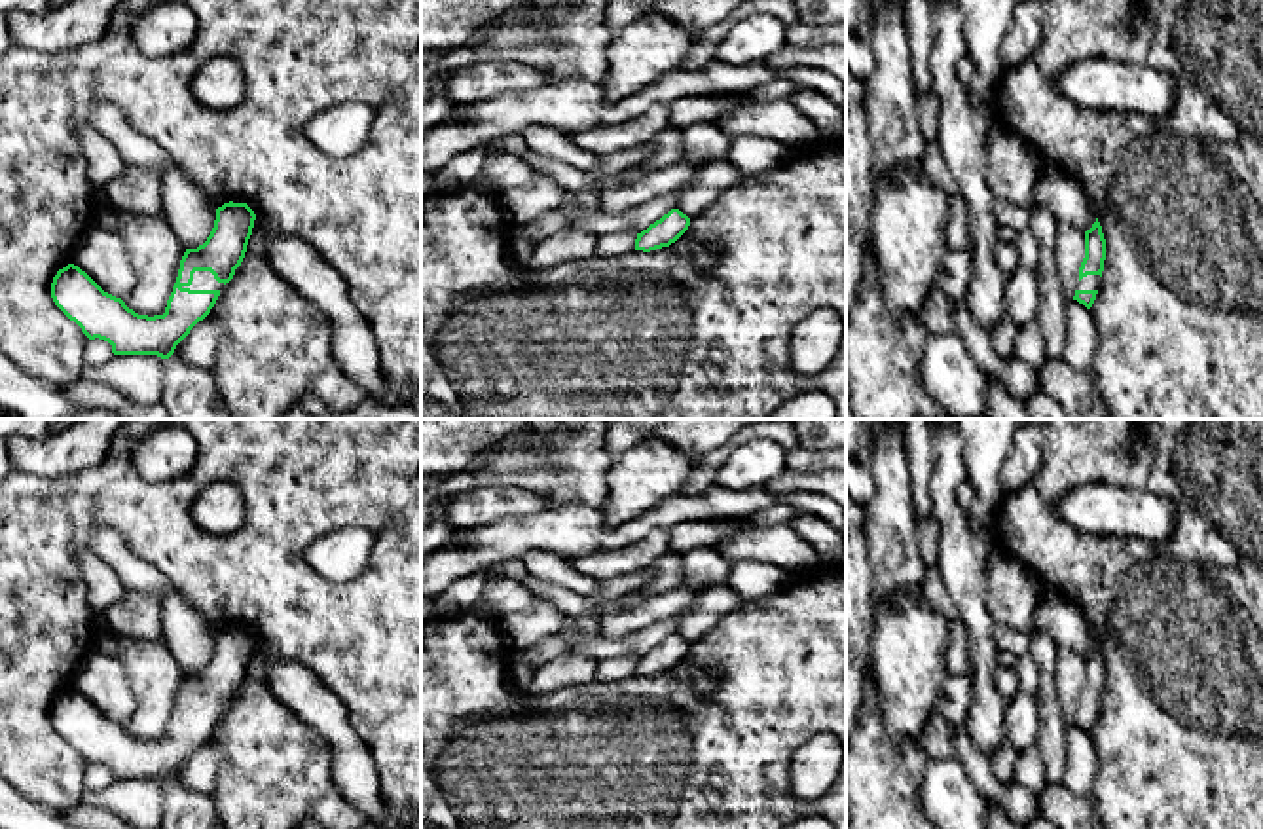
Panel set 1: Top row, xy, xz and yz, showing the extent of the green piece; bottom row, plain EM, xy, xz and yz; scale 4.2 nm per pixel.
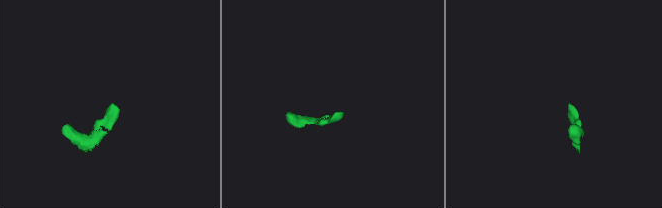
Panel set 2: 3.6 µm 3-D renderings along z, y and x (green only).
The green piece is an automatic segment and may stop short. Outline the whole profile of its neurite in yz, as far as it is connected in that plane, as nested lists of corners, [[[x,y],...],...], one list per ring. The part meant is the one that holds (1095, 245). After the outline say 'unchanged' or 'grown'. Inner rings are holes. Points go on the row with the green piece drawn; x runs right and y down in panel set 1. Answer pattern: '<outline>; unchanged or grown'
[[[1096,218],[1092,228],[1085,231],[1085,258],[1079,267],[1079,283],[1073,296],[1073,300],[1083,304],[1087,309],[1090,309],[1096,300],[1100,277],[1104,271],[1104,260],[1106,239],[1102,233],[1102,226]]]; grown

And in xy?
[[[229,201],[216,209],[207,241],[186,249],[163,315],[135,313],[74,264],[57,271],[51,298],[89,340],[108,341],[114,355],[157,355],[165,360],[161,404],[169,419],[229,419],[210,370],[182,359],[174,349],[210,313],[233,279],[254,220],[247,203]]]; grown

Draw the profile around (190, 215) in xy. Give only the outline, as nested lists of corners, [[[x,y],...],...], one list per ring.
[[[176,167],[163,175],[165,222],[186,249],[197,249],[214,228],[216,207]]]

